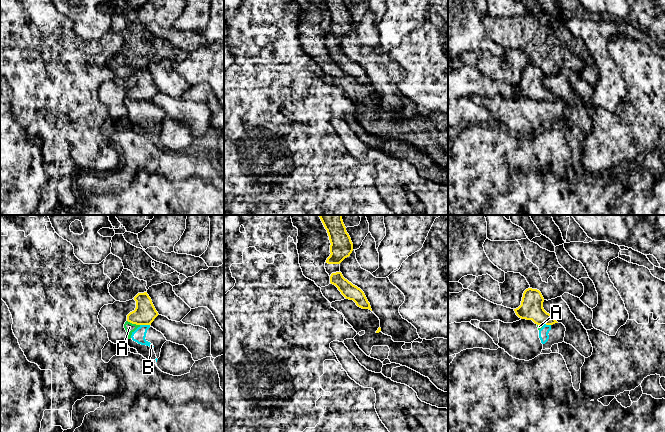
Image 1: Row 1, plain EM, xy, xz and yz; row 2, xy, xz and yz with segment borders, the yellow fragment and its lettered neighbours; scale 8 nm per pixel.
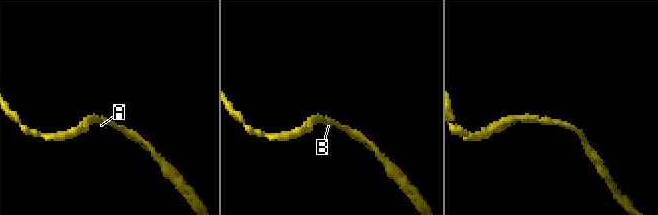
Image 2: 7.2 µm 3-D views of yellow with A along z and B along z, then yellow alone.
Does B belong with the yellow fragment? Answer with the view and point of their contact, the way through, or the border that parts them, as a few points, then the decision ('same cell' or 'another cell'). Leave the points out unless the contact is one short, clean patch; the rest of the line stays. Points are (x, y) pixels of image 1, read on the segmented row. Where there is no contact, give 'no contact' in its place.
contact xy (145, 324); another cell

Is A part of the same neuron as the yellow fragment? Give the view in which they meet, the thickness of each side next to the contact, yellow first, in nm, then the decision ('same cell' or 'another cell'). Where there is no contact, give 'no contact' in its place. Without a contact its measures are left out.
contact in xy; calibres 180 and 80 nm; another cell

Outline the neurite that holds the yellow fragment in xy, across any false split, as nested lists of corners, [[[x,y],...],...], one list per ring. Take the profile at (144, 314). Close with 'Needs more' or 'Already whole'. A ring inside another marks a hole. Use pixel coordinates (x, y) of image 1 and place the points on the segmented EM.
[[[147,292],[138,293],[134,300],[136,308],[127,315],[127,321],[136,325],[151,325],[159,314]]]. Already whole

